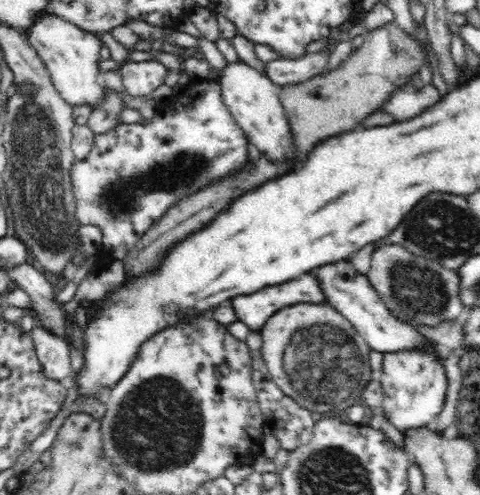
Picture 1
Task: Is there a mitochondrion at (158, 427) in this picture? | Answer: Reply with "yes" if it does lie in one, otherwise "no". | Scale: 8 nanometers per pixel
yes

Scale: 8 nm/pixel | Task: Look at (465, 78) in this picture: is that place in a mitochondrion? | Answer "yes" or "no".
no

